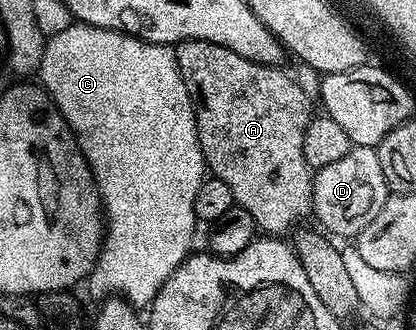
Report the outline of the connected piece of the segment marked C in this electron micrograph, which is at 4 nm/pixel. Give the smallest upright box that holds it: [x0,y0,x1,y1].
[37,21,205,308]

